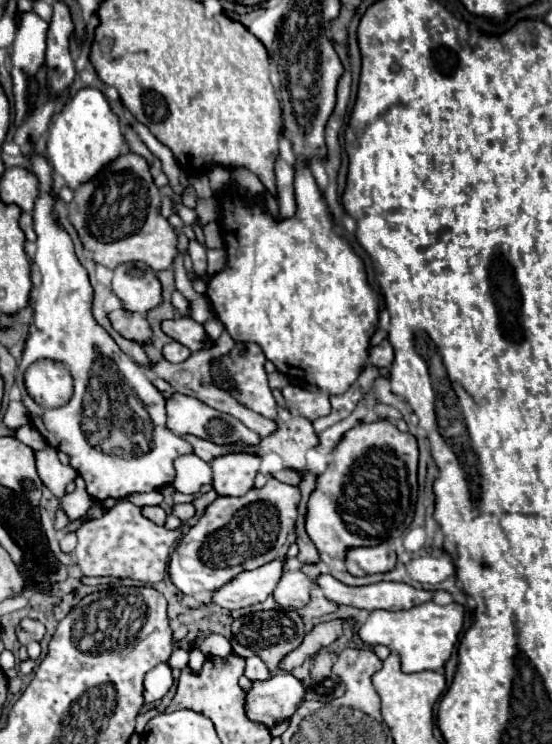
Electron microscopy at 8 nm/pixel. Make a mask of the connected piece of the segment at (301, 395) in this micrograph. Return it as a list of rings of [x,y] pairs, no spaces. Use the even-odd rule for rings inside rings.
[[[286,385],[282,389],[282,395],[292,409],[294,415],[306,417],[308,421],[316,421],[320,417],[330,415],[330,397],[322,391],[308,391],[300,385]]]

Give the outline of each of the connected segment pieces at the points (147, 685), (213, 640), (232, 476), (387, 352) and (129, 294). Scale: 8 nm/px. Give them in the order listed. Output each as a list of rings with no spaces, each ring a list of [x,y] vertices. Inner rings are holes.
[[[162,663],[152,671],[148,671],[144,677],[144,701],[146,703],[160,701],[170,687],[172,687],[172,673],[170,673],[170,667]]]
[[[210,633],[198,647],[206,657],[226,657],[232,653],[232,647],[230,647],[230,641],[222,635],[216,635],[216,633]]]
[[[226,453],[214,457],[214,483],[218,495],[240,497],[254,485],[254,475],[260,469],[262,457],[256,453]]]
[[[386,339],[370,351],[370,363],[374,367],[378,367],[378,369],[390,367],[392,365],[392,359],[394,359],[394,349],[392,349],[392,345]]]
[[[138,261],[122,263],[114,269],[112,291],[120,297],[128,311],[136,313],[146,313],[164,301],[156,271]]]

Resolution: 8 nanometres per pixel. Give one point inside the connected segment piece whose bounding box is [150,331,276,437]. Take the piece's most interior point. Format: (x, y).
(190, 377)

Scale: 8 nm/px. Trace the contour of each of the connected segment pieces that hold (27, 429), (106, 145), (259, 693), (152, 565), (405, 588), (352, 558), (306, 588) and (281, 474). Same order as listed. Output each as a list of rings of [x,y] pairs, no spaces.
[[[30,423],[14,429],[14,433],[16,433],[16,437],[18,437],[20,441],[24,441],[24,443],[26,443],[28,447],[32,447],[34,451],[40,451],[40,449],[46,447],[46,439],[44,439],[42,433],[40,433],[34,425],[30,425]]]
[[[86,87],[80,89],[72,97],[72,101],[62,109],[62,113],[54,119],[48,131],[46,153],[50,165],[54,167],[54,173],[62,175],[70,189],[78,189],[82,183],[94,179],[108,163],[120,157],[122,143],[124,143],[124,135],[120,121],[112,113],[106,97],[98,89]]]
[[[278,673],[266,681],[254,681],[254,687],[246,695],[246,715],[272,727],[296,711],[304,687],[290,673]]]
[[[118,499],[118,503],[108,509],[98,519],[88,519],[76,531],[78,545],[74,551],[74,561],[86,577],[112,575],[122,579],[138,579],[144,583],[160,583],[166,577],[166,567],[170,559],[170,547],[180,537],[180,531],[168,531],[150,519],[140,515],[140,507],[128,499]]]
[[[320,575],[316,583],[330,601],[338,605],[352,605],[352,607],[366,609],[366,611],[410,609],[418,603],[432,601],[432,597],[436,595],[436,591],[414,589],[412,585],[406,585],[406,583],[384,583],[382,581],[374,585],[364,585],[364,587],[350,587],[350,585],[340,583],[332,575]]]
[[[388,541],[374,547],[350,547],[344,555],[344,567],[354,577],[390,571],[396,565],[396,551]]]
[[[288,571],[274,589],[274,599],[284,609],[300,609],[310,601],[312,581],[302,571]]]
[[[294,469],[276,471],[276,473],[272,473],[272,477],[276,477],[276,479],[282,481],[282,483],[288,483],[288,485],[298,485],[298,483],[300,483],[300,473],[294,471]]]

